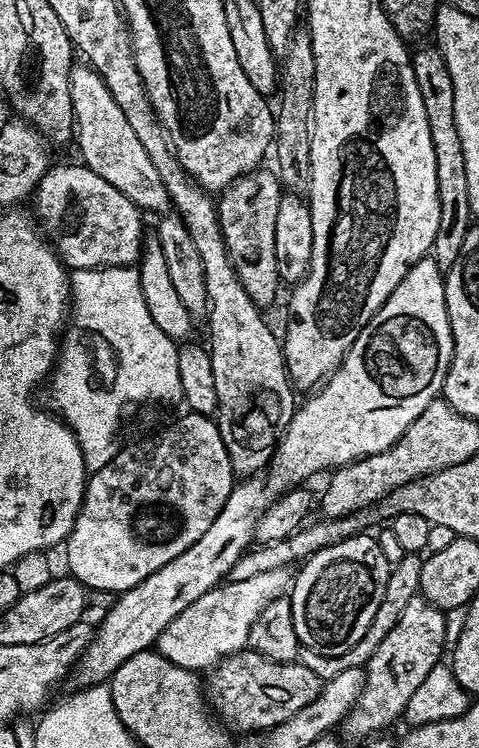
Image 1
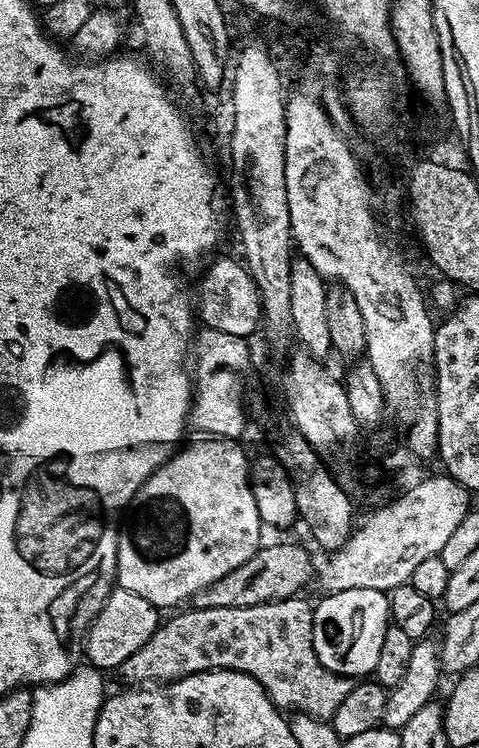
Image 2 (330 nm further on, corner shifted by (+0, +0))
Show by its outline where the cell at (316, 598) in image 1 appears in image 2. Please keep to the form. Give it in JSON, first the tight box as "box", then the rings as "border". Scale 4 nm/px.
{"box":[312,588,390,678],"border":[[[355,588],[341,592],[329,592],[312,610],[312,637],[314,654],[326,670],[340,676],[368,678],[378,663],[378,652],[390,625],[388,596],[378,590]]]}

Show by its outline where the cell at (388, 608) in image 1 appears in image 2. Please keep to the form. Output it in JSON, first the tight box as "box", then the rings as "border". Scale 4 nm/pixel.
{"box":[118,598,354,718],"border":[[[302,598],[286,600],[272,599],[268,603],[238,606],[226,609],[196,609],[189,607],[188,612],[177,611],[163,621],[156,633],[142,646],[142,650],[130,654],[126,662],[122,662],[118,675],[128,686],[143,686],[153,682],[181,680],[190,674],[209,672],[210,670],[234,670],[245,672],[254,677],[266,690],[266,694],[276,703],[277,708],[289,710],[296,714],[331,718],[334,710],[350,694],[354,686],[351,676],[340,676],[337,672],[326,670],[322,662],[318,662],[318,654],[314,654],[314,638],[312,637],[313,605]]]}

